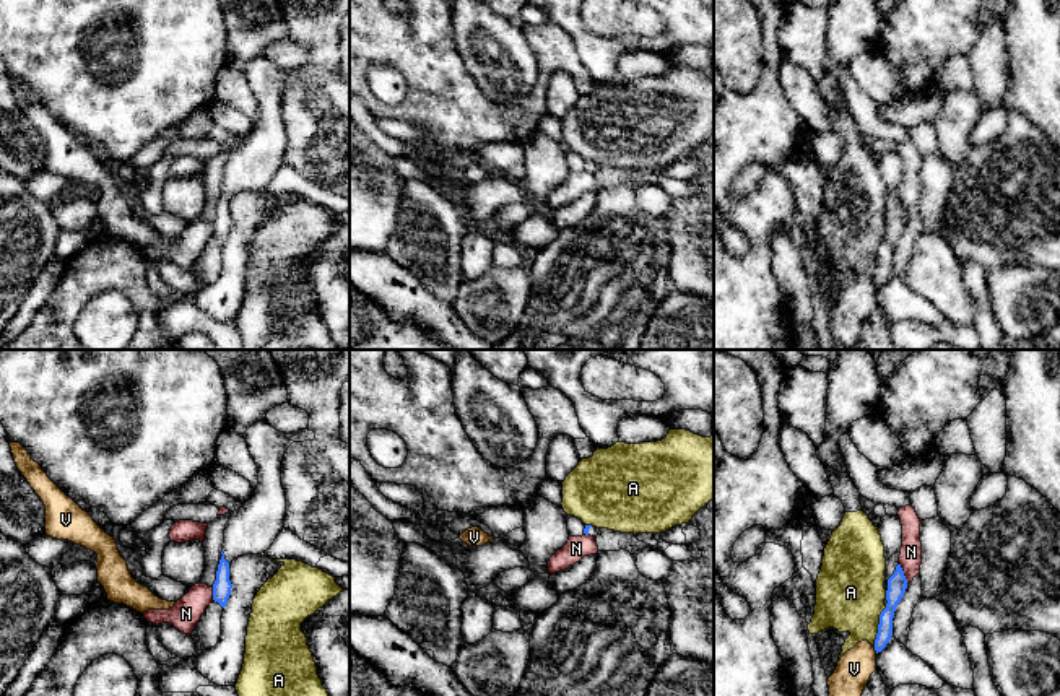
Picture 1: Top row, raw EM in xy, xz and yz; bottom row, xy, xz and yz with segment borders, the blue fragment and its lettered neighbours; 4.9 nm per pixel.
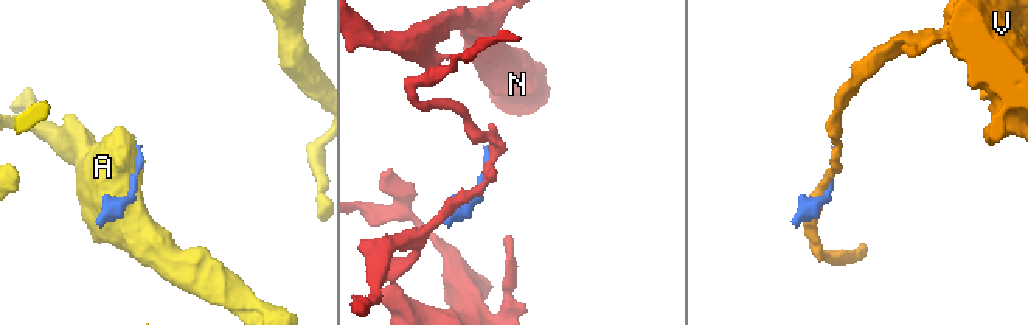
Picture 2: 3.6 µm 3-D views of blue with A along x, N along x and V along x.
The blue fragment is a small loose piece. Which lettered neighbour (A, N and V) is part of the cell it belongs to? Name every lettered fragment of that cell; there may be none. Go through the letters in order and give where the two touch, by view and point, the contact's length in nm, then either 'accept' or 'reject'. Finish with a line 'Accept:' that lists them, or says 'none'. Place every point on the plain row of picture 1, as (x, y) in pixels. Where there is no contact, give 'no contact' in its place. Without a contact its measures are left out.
A: meets blue in yz at (878, 262); contact 220 nm long; reject
N: meets blue in yz at (903, 208); contact 110 nm long; reject
V: meets blue in yz at (875, 285); contact 40 nm long; reject
Accept: none

